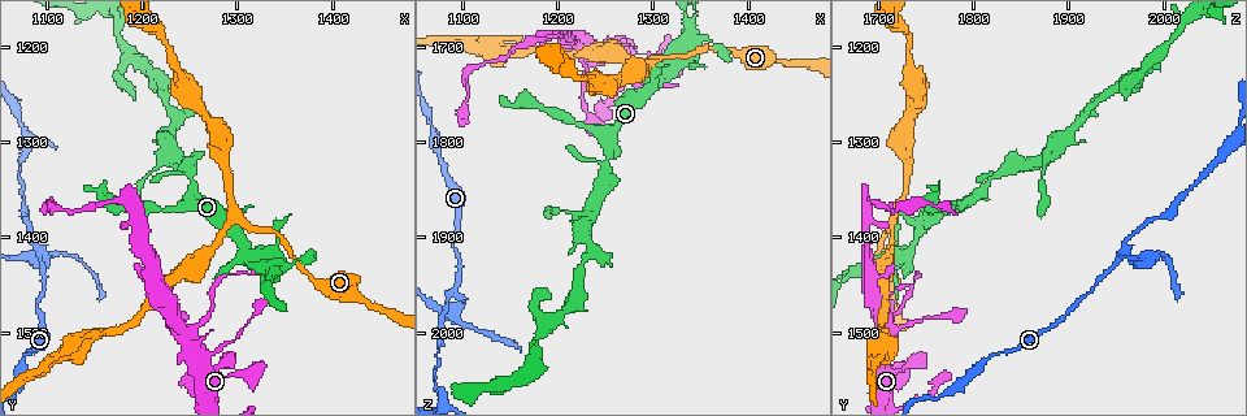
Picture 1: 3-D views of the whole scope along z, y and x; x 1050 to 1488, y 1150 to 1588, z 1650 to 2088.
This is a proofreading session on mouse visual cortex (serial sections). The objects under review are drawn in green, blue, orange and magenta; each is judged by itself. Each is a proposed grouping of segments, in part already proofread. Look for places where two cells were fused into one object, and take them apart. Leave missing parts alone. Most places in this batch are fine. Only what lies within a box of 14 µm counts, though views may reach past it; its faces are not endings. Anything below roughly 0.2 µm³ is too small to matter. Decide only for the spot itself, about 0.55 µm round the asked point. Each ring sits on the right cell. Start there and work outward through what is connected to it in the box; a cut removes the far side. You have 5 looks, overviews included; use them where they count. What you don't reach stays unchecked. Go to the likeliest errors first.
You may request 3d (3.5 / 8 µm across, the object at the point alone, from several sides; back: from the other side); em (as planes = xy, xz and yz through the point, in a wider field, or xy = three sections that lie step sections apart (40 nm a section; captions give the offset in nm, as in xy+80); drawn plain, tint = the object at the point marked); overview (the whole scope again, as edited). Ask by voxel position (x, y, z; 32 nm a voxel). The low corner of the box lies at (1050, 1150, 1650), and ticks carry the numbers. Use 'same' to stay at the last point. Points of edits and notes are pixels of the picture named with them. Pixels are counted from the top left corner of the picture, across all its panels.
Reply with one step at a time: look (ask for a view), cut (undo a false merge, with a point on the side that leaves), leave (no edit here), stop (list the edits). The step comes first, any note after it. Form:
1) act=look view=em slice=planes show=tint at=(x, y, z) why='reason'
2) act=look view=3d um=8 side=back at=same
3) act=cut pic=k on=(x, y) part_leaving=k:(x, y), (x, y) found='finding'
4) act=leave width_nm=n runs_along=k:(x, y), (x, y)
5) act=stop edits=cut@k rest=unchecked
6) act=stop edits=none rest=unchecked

act=look view=3d um=3.5 at=(1095, 1420, 1955)

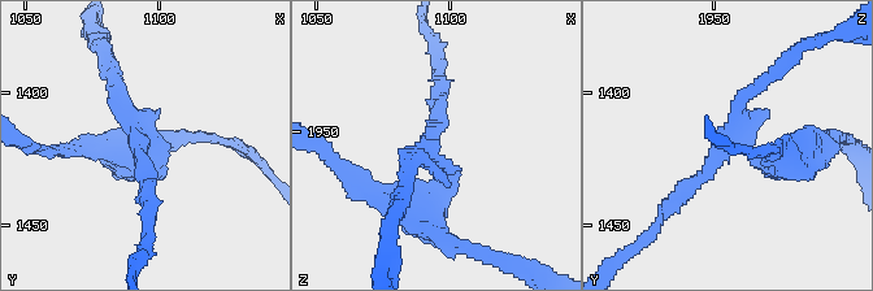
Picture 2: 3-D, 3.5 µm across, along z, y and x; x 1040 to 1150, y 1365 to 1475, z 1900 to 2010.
act=look view=em slice=xy step=1 show=tint at=(1094, 1418, 1954) arms=3 arm_widths_nm=150,200,200

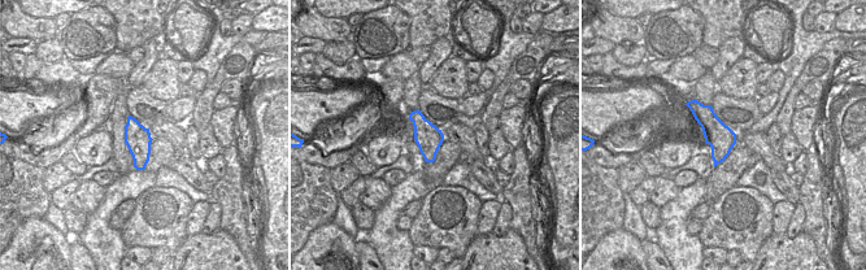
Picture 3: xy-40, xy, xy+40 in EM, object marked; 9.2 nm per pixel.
act=look view=em slice=xy step=3 show=tint at=same

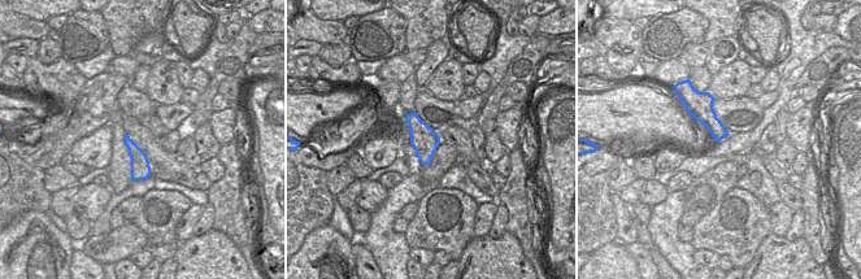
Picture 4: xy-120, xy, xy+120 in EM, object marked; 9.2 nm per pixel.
act=cut pic=2 on=(438, 211) part_leaving=2:(742, 139), (765, 170), (825, 143) found='two cells meet here'

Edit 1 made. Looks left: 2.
act=look view=3d um=3.5 at=(1300, 1385, 1715)

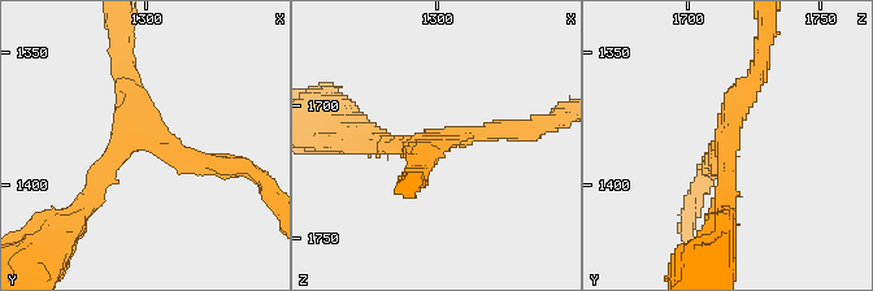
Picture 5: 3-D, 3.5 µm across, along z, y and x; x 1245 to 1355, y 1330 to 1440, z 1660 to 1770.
act=look view=em slice=xy step=5 show=tint at=(1298, 1383, 1713)

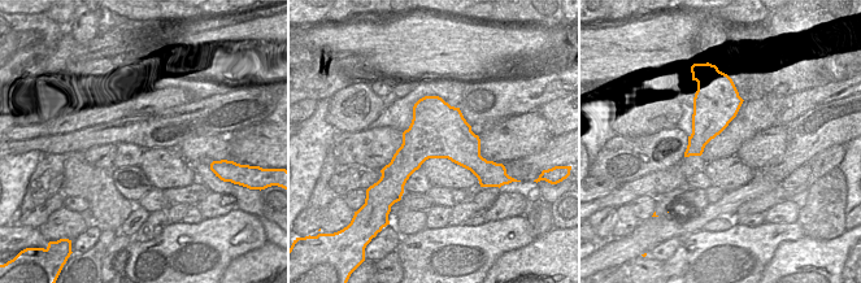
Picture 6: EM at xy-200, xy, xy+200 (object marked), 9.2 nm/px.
act=leave arm_widths_nm=200,250,300 runs_along=5:(220, 164), (140, 140), (125, 65) found='all the same cell'

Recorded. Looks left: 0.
act=stop edits=cut@2 rest=unchecked

